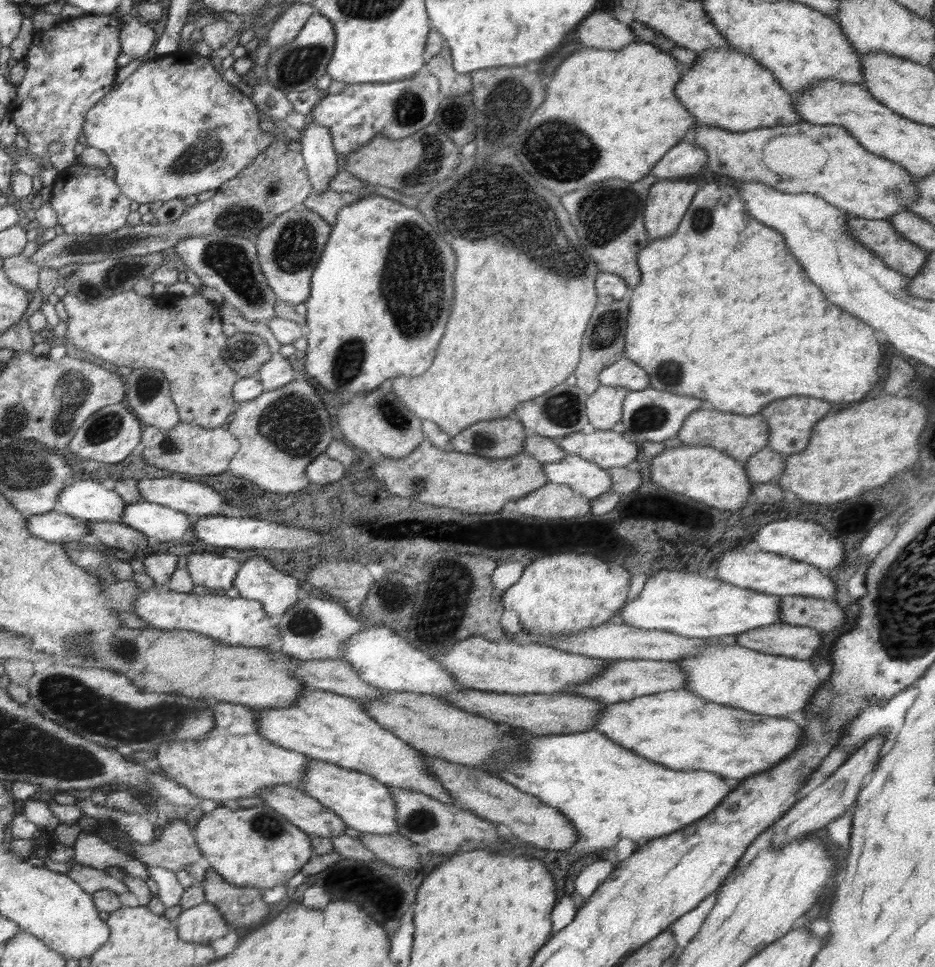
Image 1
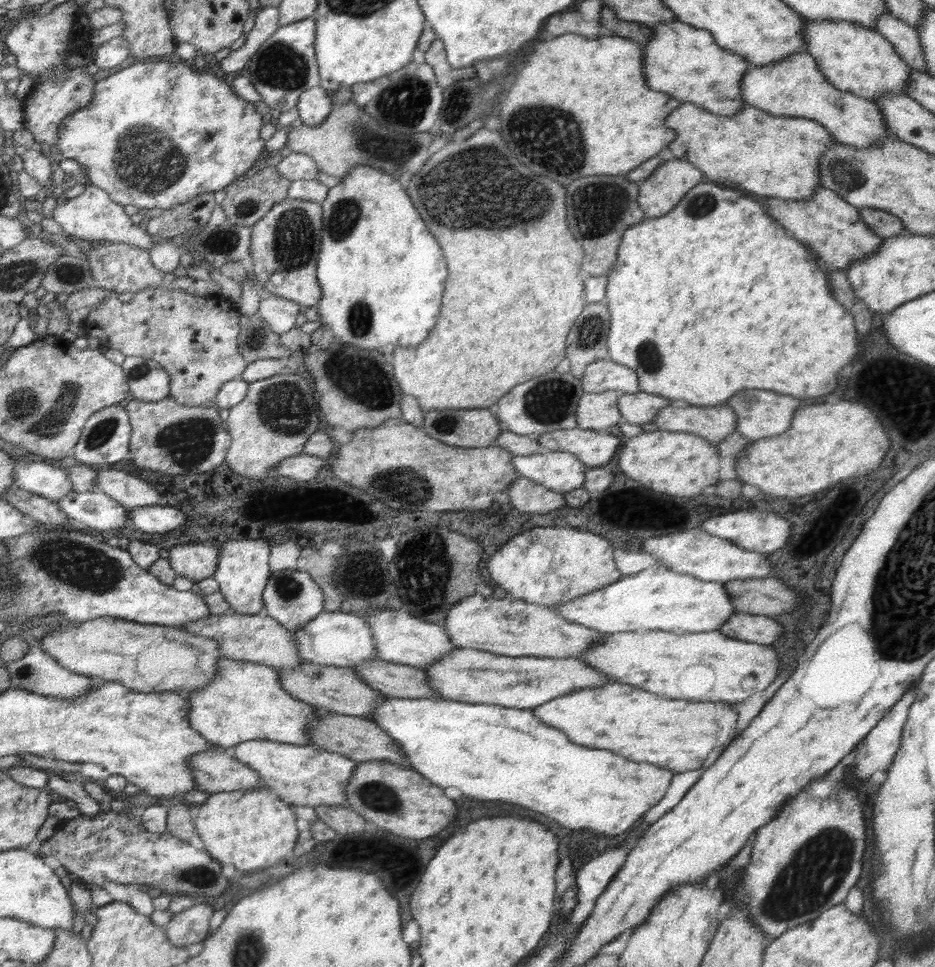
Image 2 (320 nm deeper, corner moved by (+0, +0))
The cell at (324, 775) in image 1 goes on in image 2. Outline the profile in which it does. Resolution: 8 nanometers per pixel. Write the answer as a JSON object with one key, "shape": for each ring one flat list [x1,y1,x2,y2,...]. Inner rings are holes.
{"shape":[[256,739,234,745,230,755,259,772,263,784,272,789,280,799,289,805,318,806,338,805,346,807,346,788,358,762,340,753,328,752,310,745,293,745,270,739]]}

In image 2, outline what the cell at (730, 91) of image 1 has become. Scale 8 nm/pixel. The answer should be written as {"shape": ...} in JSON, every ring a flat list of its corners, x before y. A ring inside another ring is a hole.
{"shape":[[680,20,653,26,653,30,652,40,649,40,643,48,647,58,646,82,652,82,652,90,668,92,679,101,698,104,704,107,704,110,712,111,714,114,731,115,743,109,746,101,744,101,740,84,753,67,743,55,721,47,710,31,695,28]]}

